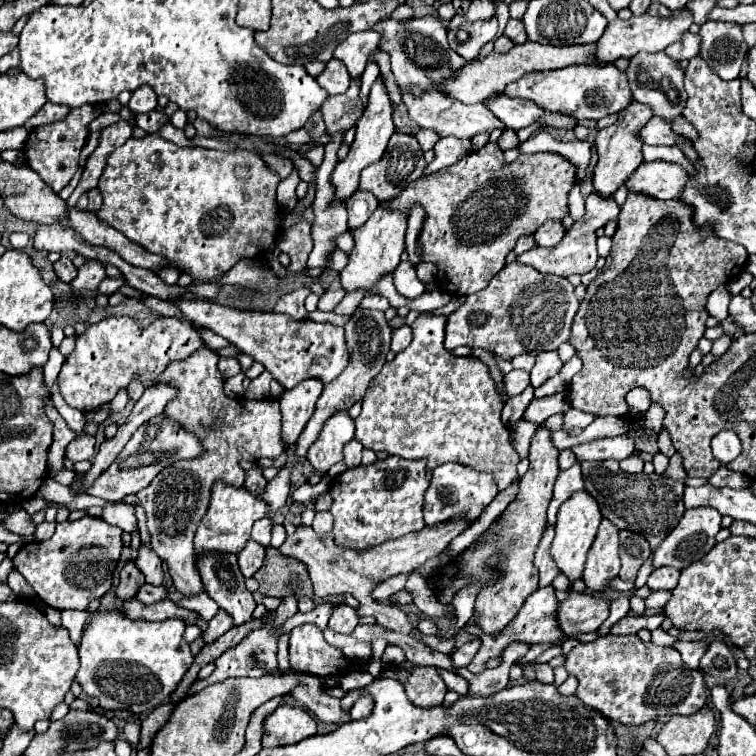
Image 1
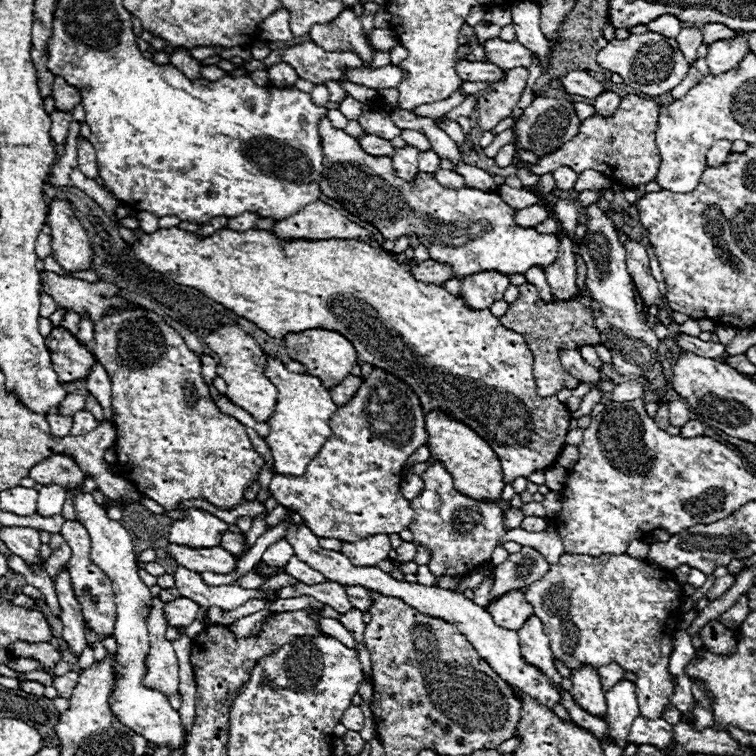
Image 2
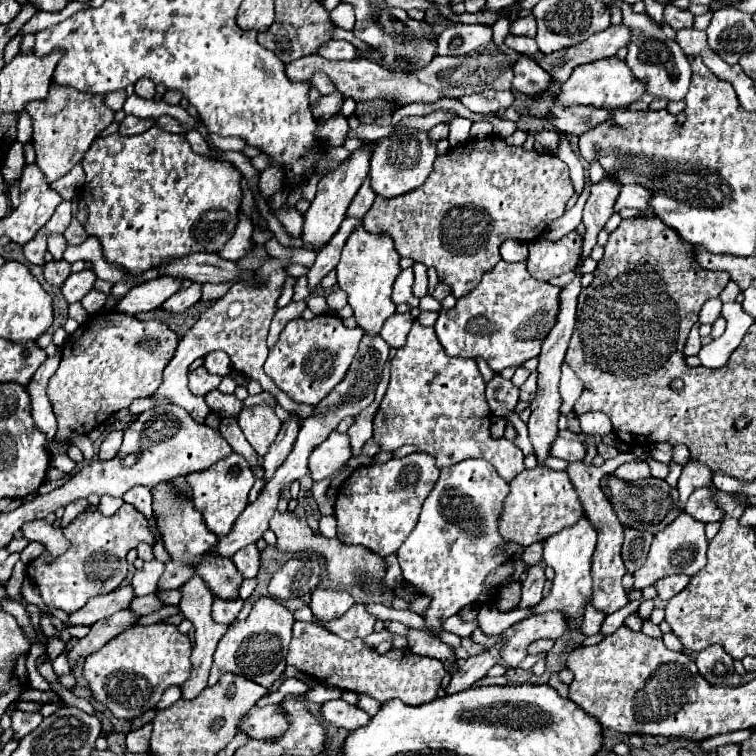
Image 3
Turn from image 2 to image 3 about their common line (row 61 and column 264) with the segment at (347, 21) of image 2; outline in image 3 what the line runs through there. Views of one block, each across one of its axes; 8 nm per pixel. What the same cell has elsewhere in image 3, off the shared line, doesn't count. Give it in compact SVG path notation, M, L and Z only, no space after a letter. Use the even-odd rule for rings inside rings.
M322 314L314 320L290 320L284 326L278 342L270 348L270 354L264 362L264 372L294 402L314 406L344 378L358 352L362 334L364 332L360 326L350 330L334 314Z

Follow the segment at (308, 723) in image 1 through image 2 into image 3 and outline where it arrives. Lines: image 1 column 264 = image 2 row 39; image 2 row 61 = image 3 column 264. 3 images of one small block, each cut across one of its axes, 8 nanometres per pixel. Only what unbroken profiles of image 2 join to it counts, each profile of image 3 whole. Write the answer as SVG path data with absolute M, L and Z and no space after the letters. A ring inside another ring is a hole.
M270 704L270 706L254 706L246 718L242 718L240 730L244 730L250 738L256 740L276 740L282 734L286 734L286 728L290 726L290 718L282 714L280 704Z

